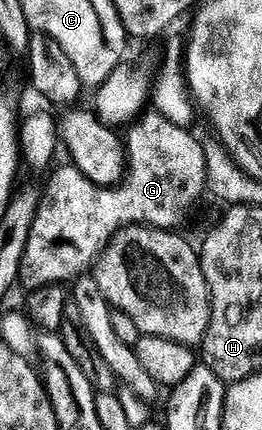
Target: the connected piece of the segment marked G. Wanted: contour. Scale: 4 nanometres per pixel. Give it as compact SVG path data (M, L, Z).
M146 112L141 115L129 127L129 136L125 139L125 150L128 155L128 171L125 173L124 181L111 188L97 186L92 180L88 179L79 171L75 169L73 165L66 164L62 166L50 179L46 182L46 191L40 194L38 198L38 211L36 212L36 220L32 220L32 228L30 229L30 235L28 236L28 244L24 248L24 256L22 257L22 267L18 273L21 285L26 285L27 291L39 290L40 287L53 286L57 284L66 284L71 280L77 279L80 275L89 271L93 267L94 263L98 261L99 255L102 254L102 249L107 245L111 238L118 233L125 226L131 226L133 224L141 224L145 227L151 227L159 232L174 232L179 229L178 225L189 216L194 210L194 205L202 198L202 193L207 193L207 179L206 179L206 147L202 142L198 143L193 138L191 131L185 126L177 126L172 123L171 120L165 118L164 115L157 112Z

